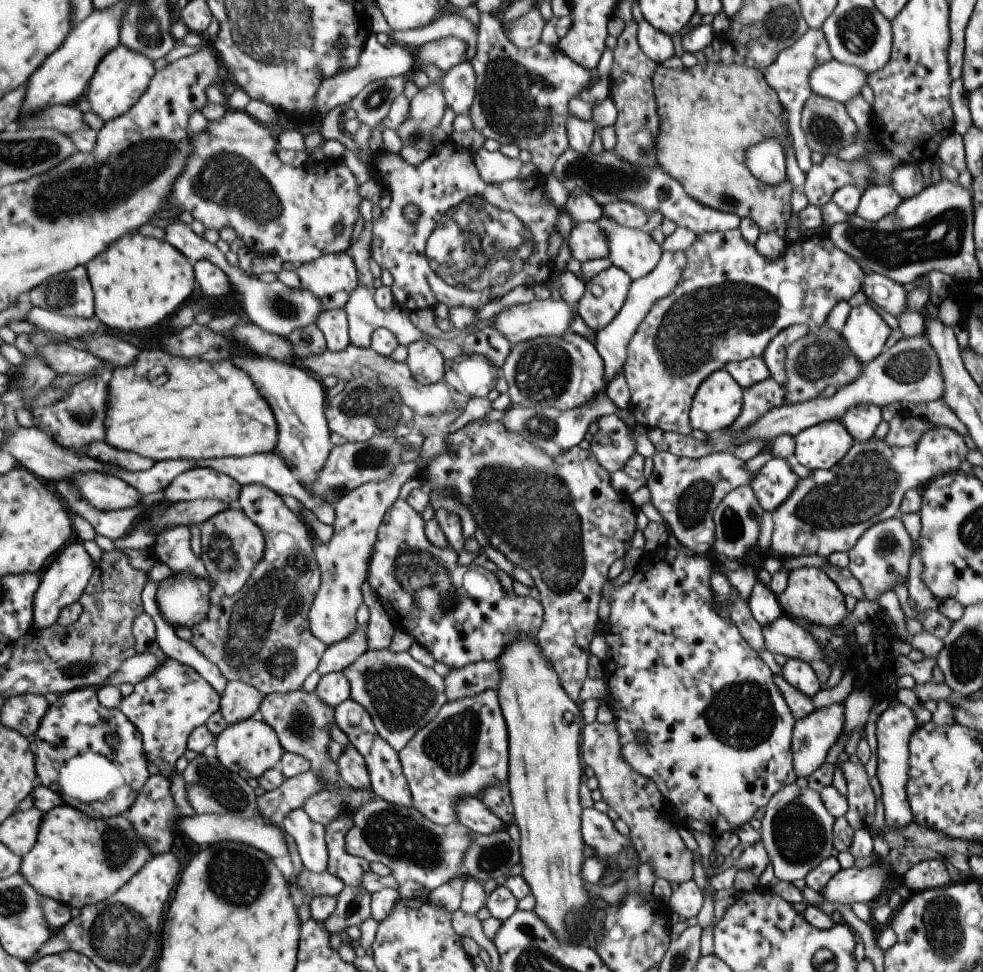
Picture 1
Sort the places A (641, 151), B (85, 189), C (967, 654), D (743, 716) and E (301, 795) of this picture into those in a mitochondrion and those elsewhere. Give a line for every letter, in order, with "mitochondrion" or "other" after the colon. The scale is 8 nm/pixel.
A: mitochondrion
B: mitochondrion
C: mitochondrion
D: mitochondrion
E: other

